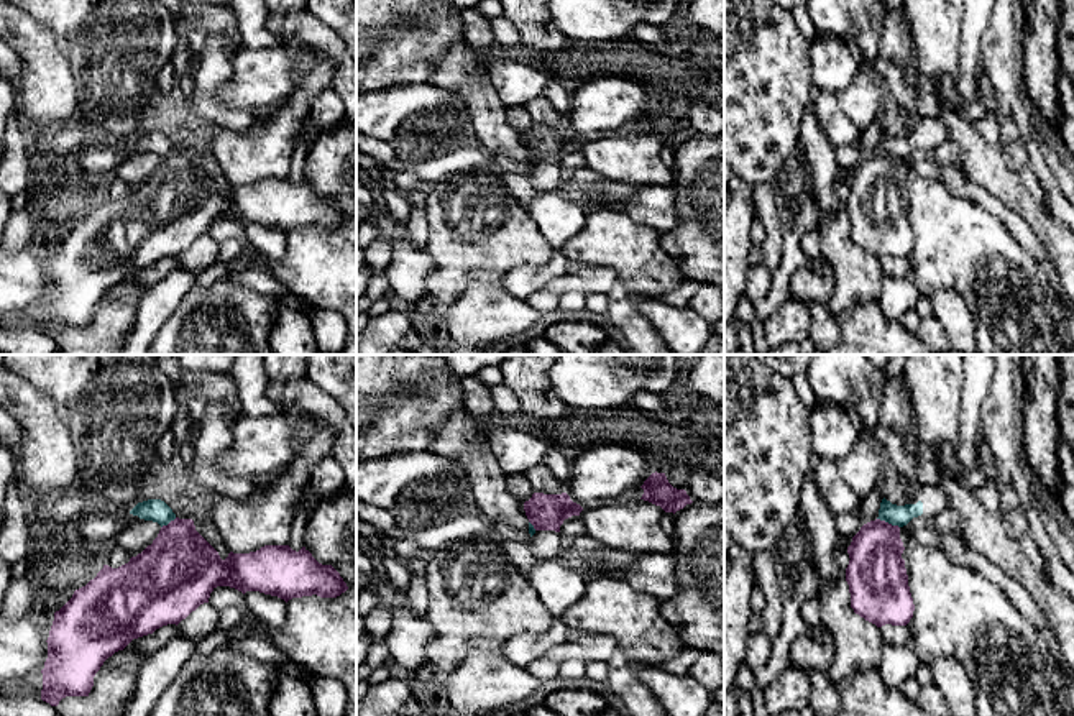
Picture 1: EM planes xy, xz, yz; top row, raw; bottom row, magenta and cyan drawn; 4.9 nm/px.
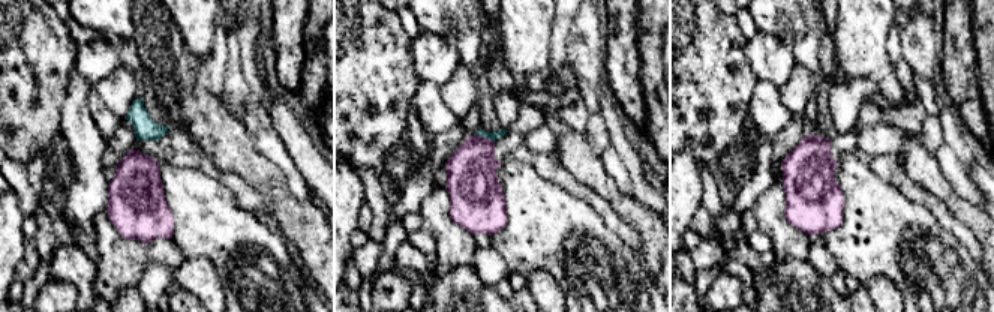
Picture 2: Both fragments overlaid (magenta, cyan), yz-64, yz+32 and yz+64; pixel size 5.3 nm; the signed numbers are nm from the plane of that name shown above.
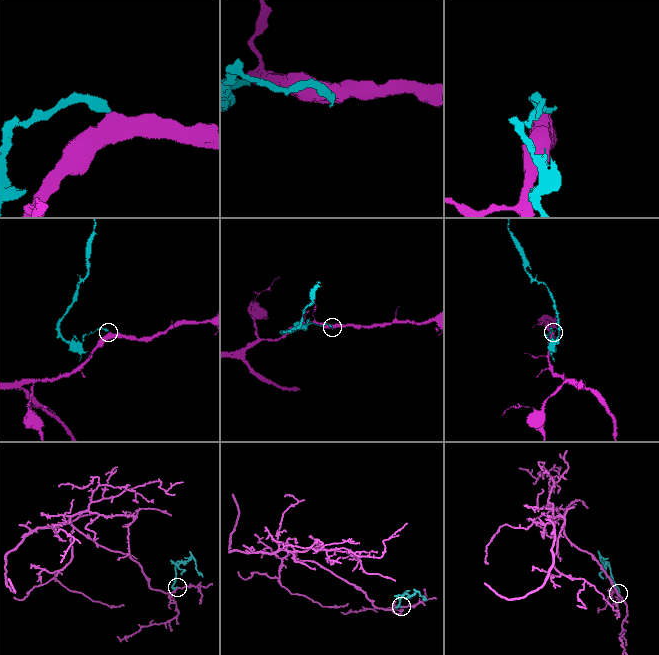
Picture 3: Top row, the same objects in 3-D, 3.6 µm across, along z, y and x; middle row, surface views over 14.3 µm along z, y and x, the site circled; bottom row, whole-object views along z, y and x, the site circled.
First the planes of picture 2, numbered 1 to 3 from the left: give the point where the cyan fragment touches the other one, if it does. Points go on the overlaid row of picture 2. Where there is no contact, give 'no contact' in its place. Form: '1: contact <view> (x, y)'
1: no contact
2: contact yz+32 (485, 138)
3: no contact

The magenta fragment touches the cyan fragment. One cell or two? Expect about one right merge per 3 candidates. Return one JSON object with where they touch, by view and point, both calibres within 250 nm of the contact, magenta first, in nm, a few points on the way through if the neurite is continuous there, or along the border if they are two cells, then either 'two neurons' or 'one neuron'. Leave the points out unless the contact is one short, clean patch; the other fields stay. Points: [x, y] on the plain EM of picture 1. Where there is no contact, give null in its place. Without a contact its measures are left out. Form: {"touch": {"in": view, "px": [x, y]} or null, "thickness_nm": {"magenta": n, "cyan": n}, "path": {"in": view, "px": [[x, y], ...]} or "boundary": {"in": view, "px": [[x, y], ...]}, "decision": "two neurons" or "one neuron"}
{"touch": {"in": "yz", "px": [887, 155]}, "thickness_nm": {"magenta": 280, "cyan": 100}, "boundary": {"in": "yz", "px": [[877, 150], [899, 160]]}, "decision": "two neurons"}

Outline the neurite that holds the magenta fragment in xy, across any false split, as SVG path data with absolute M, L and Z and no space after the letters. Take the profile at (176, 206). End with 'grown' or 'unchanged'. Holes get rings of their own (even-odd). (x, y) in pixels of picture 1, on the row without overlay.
M176 149L163 158L158 169L141 186L131 189L128 195L112 200L103 197L94 212L74 223L72 230L54 245L54 253L48 269L48 291L44 294L41 332L57 338L66 328L89 328L94 309L103 294L115 284L123 282L133 271L153 266L168 256L179 256L200 236L209 235L210 225L217 218L230 218L243 227L259 223L278 228L286 235L292 230L312 228L337 230L348 222L340 205L332 197L319 195L312 186L302 179L299 184L289 177L264 177L256 184L233 186L225 192L195 163L192 151Z; unchanged

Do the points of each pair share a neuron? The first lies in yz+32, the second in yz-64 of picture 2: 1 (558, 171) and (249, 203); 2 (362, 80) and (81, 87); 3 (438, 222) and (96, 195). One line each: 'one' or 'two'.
1: one
2: two
3: two

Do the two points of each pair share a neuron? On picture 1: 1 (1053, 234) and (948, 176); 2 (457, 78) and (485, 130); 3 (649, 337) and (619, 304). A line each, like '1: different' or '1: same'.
1: different
2: same
3: same

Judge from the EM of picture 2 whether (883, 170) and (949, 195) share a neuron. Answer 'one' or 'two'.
two

